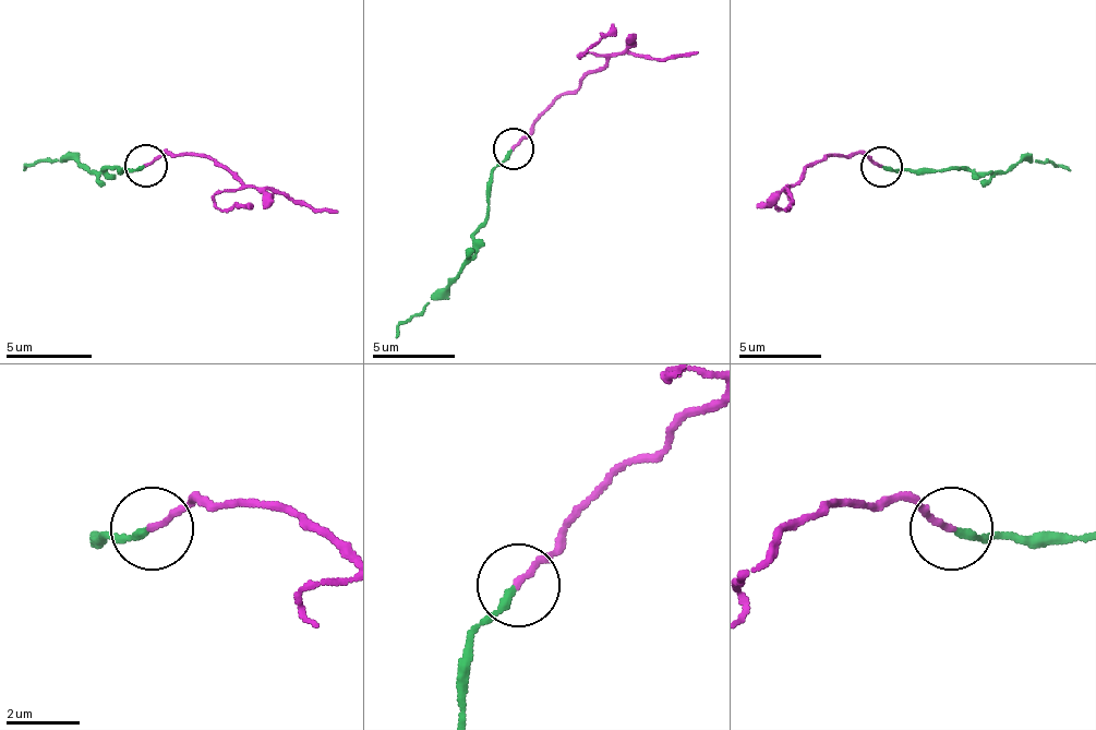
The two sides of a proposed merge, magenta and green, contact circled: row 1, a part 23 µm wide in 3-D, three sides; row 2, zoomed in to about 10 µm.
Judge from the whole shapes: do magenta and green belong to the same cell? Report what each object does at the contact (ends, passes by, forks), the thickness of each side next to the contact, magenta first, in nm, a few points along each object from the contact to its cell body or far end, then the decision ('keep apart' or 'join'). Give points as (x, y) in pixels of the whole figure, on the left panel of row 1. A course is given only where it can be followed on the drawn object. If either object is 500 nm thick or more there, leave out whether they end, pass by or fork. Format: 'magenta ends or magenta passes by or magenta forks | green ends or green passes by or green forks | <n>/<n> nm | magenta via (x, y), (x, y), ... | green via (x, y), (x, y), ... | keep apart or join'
magenta ends | green ends | 170/200 nm | magenta via (144, 167), (161, 154), (217, 158), (255, 188), (289, 192), (337, 214) | green via (144, 167), (106, 171), (55, 158), (28, 163), (24, 171) | keep apart

